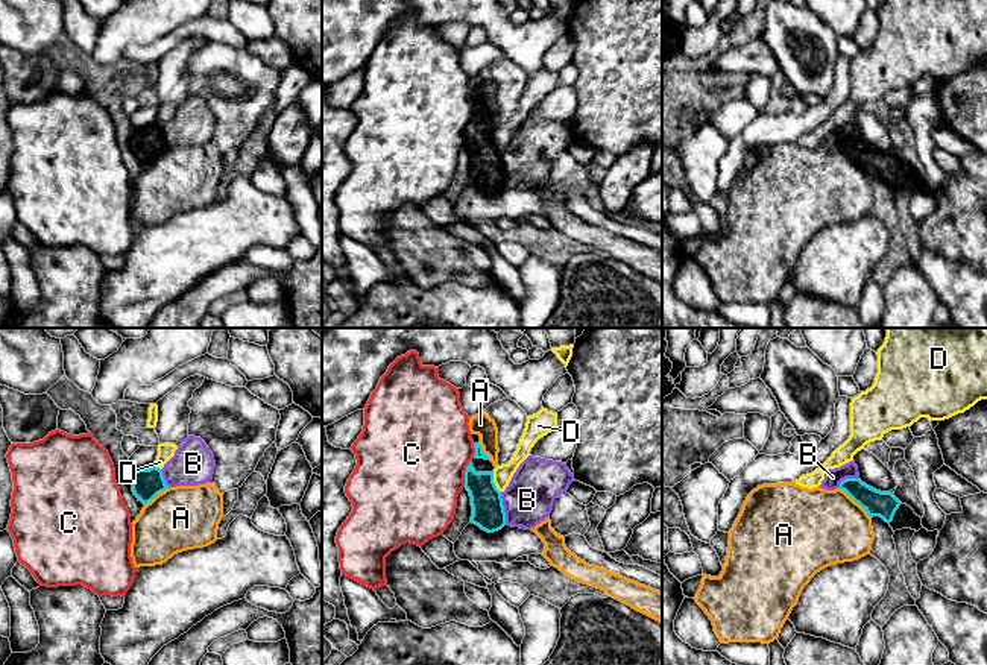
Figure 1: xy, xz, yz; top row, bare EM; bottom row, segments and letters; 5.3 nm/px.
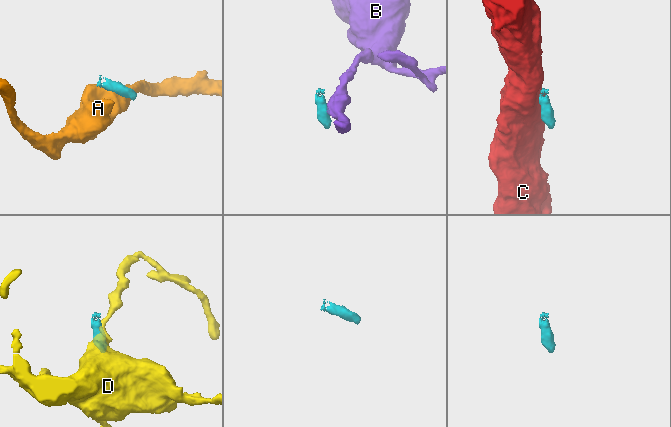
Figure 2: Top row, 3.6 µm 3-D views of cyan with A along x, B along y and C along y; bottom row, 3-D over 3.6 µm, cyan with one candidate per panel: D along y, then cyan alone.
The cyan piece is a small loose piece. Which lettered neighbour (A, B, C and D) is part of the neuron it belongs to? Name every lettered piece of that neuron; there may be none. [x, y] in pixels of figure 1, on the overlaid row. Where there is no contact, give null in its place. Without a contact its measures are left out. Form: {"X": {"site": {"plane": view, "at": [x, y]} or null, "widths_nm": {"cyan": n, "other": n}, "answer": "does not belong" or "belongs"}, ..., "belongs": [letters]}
{"A": {"site": {"plane": "yz", "at": [855, 501]}, "widths_nm": {"cyan": 140, "other": 420}, "answer": "does not belong"}, "B": {"site": {"plane": "xz", "at": [503, 509]}, "widths_nm": {"cyan": 180, "other": 260}, "answer": "does not belong"}, "C": {"site": {"plane": "xz", "at": [465, 474]}, "widths_nm": {"cyan": 180, "other": 500}, "answer": "does not belong"}, "D": {"site": {"plane": "xz", "at": [494, 483]}, "widths_nm": {"cyan": 180, "other": 100}, "answer": "does not belong"}, "belongs": []}

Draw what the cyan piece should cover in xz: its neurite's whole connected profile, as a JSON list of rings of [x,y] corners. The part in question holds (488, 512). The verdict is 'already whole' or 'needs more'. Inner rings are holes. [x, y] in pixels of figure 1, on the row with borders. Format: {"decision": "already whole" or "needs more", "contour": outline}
{"decision": "needs more", "contour": [[[471,434],[471,437],[475,454],[465,471],[465,487],[469,492],[472,506],[471,522],[487,533],[494,533],[506,525],[503,498],[494,483],[495,466],[478,443],[480,436]]]}

